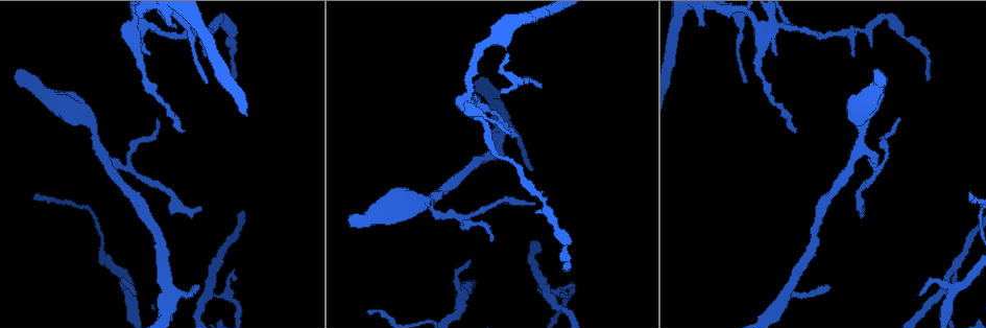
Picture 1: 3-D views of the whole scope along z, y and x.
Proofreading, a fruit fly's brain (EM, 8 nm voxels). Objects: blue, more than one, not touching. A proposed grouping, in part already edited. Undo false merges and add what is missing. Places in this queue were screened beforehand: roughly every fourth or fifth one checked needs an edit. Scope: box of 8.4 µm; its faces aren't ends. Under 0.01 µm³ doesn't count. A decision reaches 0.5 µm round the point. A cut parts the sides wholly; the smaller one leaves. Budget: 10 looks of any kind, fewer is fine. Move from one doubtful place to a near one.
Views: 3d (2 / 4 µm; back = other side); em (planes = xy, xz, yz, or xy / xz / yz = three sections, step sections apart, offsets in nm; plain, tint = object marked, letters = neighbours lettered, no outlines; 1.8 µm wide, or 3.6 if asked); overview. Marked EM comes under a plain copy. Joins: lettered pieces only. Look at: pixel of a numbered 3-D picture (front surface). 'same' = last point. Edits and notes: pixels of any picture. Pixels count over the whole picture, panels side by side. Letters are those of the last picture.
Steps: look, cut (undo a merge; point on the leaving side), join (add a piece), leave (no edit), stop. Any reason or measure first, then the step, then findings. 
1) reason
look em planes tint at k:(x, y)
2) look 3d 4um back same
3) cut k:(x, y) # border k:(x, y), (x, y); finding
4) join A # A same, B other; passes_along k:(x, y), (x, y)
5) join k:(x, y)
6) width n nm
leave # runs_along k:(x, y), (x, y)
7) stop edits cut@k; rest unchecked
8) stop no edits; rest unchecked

two arms in line, one across
look 3d 4um at 1:(543, 286)

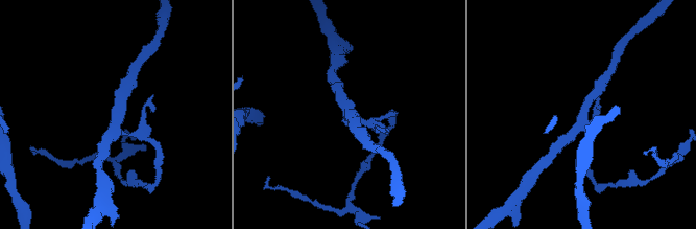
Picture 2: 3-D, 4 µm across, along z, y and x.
need the tissue
look em planes letters at 2:(116, 126)

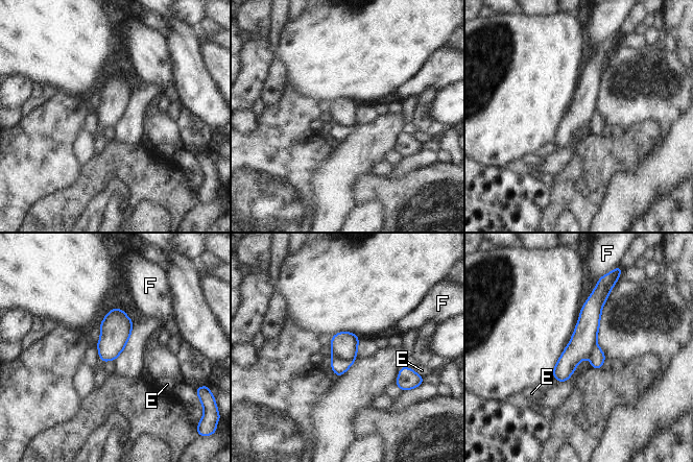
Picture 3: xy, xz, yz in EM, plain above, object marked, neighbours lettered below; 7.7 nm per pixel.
cut 3:(339, 366) # E other, F other; a second cell is stuck on

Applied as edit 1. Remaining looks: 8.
an open end
look em planes letters at 1:(471, 261)

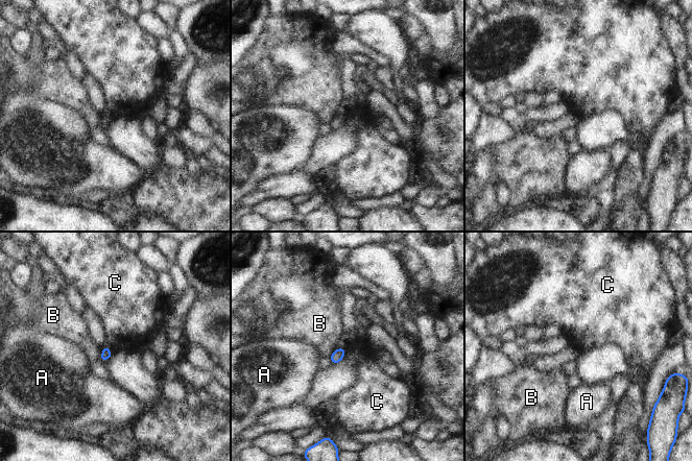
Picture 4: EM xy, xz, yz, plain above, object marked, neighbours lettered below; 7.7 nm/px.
leave # A other, B other, C other; border 4:(346, 349), (347, 353); none of them fits

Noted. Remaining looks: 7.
sharp bend
look em yz step 4 letters at 1:(863, 28)

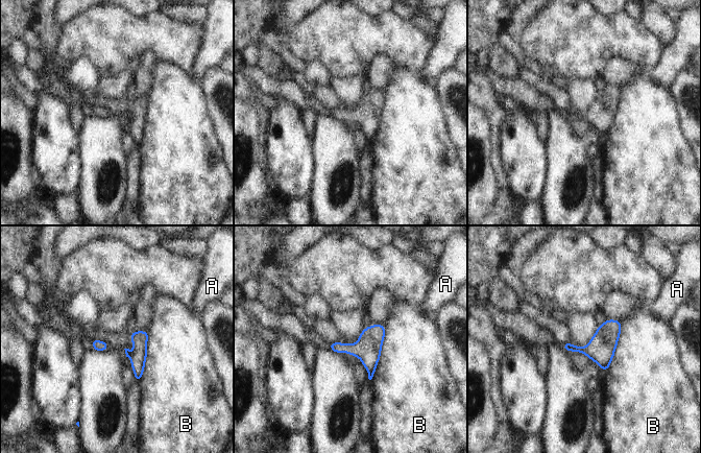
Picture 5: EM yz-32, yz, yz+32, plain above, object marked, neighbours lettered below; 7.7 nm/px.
width 100 nm
leave # A other, B other; border 5:(385, 325), (381, 356), (370, 379); all the same cell

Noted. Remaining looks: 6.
free end
look 3d 2um at 1:(704, 24)

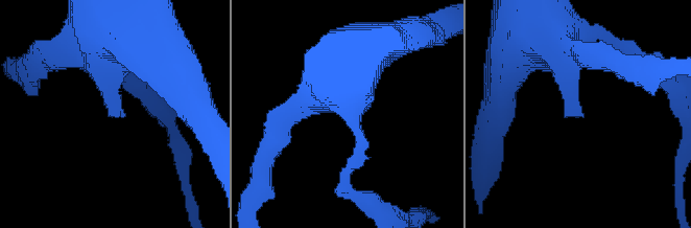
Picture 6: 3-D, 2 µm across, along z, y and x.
look em planes letters at 6:(121, 117)

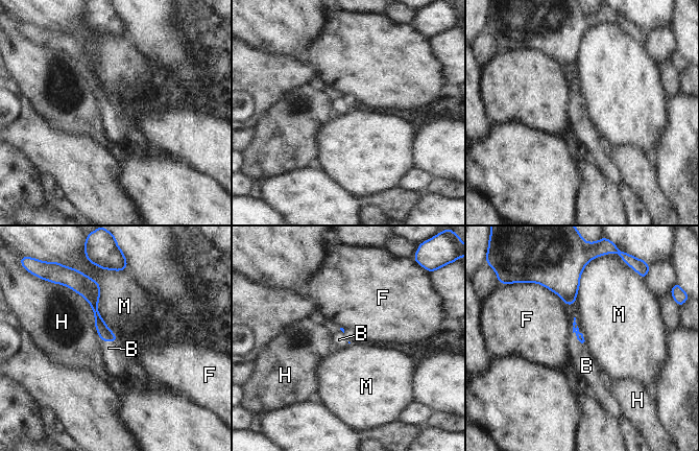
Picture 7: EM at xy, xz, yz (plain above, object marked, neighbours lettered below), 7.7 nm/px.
join B # B same, F other, H other, M other; passes_along 7:(105, 334), (107, 340), (109, 348); it goes on there

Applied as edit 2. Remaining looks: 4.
stop edits cut@3, join@7; rest unchecked

